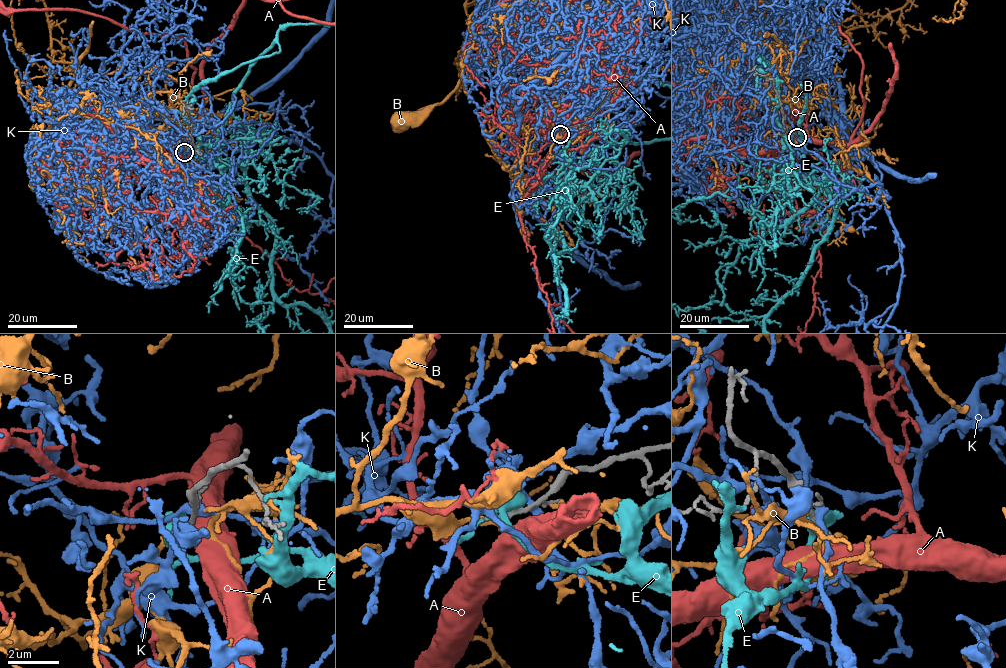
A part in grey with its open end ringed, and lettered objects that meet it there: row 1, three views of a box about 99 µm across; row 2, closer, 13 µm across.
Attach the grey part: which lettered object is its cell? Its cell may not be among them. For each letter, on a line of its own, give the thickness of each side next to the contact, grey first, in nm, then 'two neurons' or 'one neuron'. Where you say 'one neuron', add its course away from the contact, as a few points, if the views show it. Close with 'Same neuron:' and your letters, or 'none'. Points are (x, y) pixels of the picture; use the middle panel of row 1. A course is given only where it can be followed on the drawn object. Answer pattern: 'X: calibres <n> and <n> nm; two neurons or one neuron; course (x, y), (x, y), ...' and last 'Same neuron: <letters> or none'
A: calibres 190 and 550 nm; one neuron
B: calibres 180 and 170 nm; two neurons
E: calibres 240 and 800 nm; two neurons
K: calibres 140 and 260 nm; two neurons
Same neuron: A

